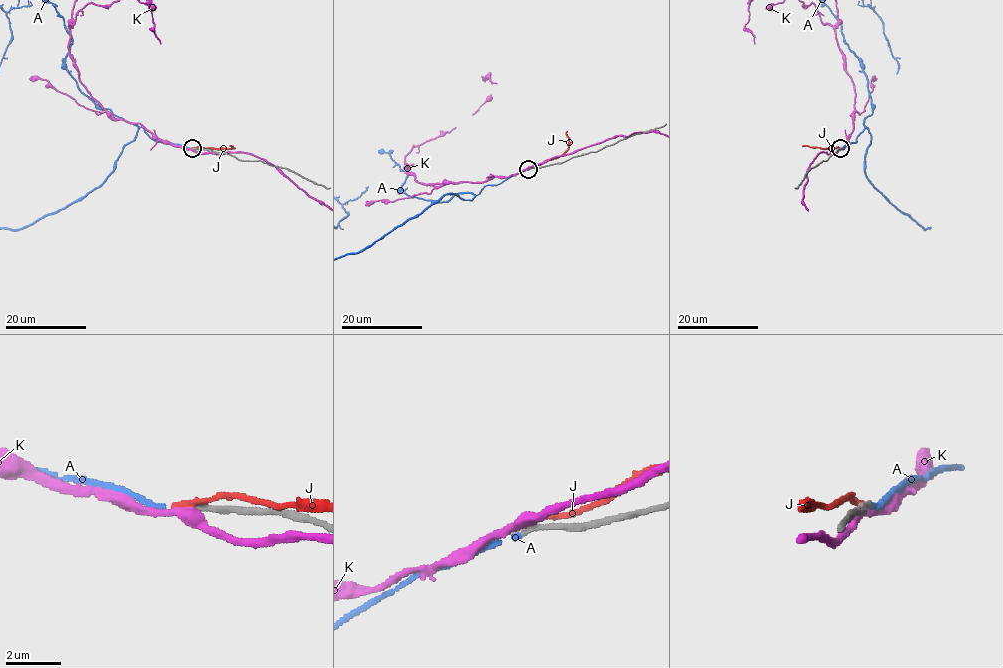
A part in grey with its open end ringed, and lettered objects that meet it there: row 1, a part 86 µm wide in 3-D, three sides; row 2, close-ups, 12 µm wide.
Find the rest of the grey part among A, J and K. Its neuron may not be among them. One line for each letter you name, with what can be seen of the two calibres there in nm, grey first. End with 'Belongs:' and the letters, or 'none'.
A: calibres 200 and 160 nm
Belongs: A

